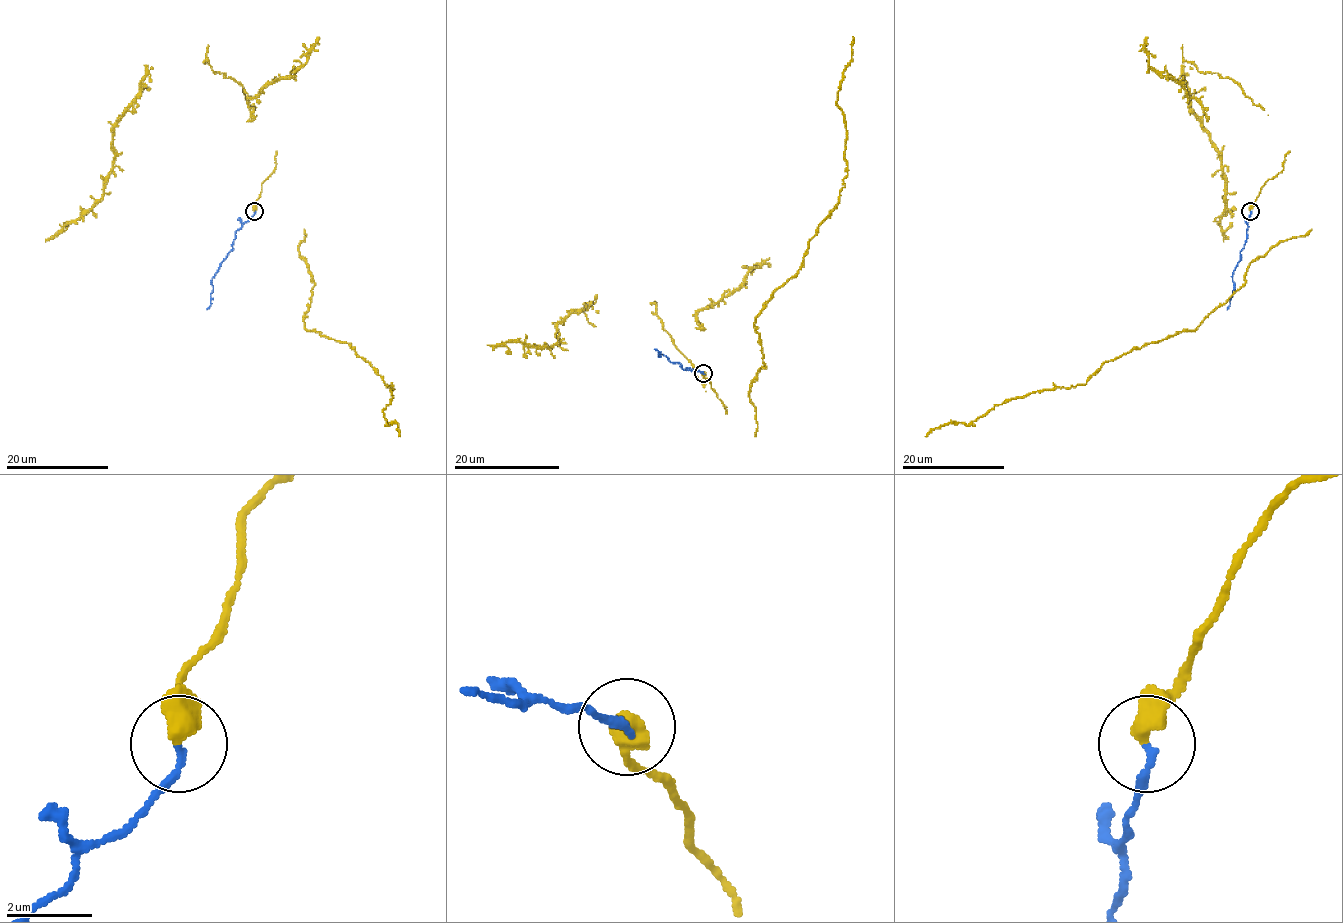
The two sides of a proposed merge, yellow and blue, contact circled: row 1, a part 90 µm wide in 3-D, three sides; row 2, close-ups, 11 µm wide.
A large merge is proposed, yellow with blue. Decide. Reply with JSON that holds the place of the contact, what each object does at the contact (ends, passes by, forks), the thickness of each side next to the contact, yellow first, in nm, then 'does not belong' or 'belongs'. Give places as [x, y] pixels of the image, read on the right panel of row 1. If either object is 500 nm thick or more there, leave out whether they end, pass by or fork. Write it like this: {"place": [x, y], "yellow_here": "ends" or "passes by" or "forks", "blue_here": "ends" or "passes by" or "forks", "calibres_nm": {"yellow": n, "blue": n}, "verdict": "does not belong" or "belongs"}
{"place": [1250, 211], "calibres_nm": {"yellow": 500, "blue": 170}, "verdict": "does not belong"}

